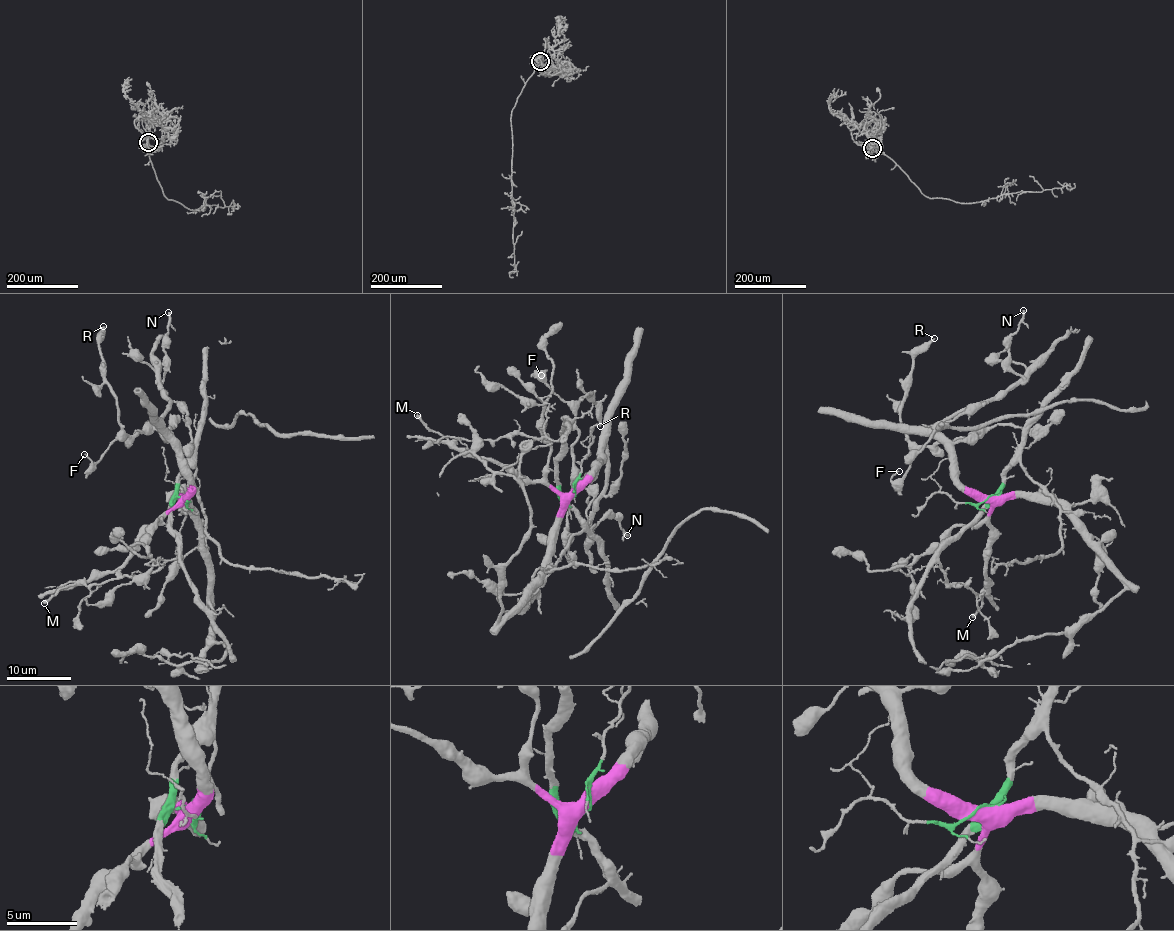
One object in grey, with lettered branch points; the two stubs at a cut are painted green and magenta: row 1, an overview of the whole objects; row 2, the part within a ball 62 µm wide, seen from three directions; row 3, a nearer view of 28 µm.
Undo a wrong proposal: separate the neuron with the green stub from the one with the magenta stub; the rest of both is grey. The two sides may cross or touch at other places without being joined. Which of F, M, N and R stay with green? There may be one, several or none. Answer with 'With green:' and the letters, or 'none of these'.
With green: none of these

